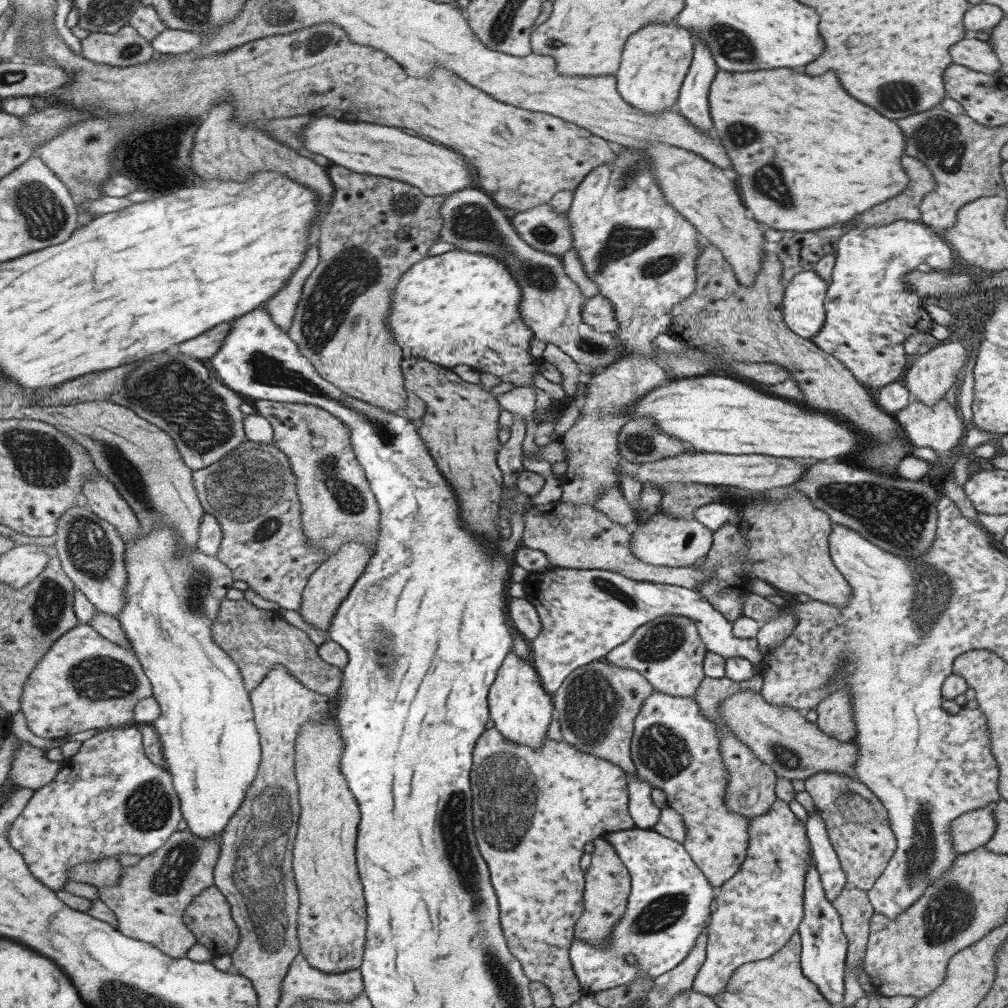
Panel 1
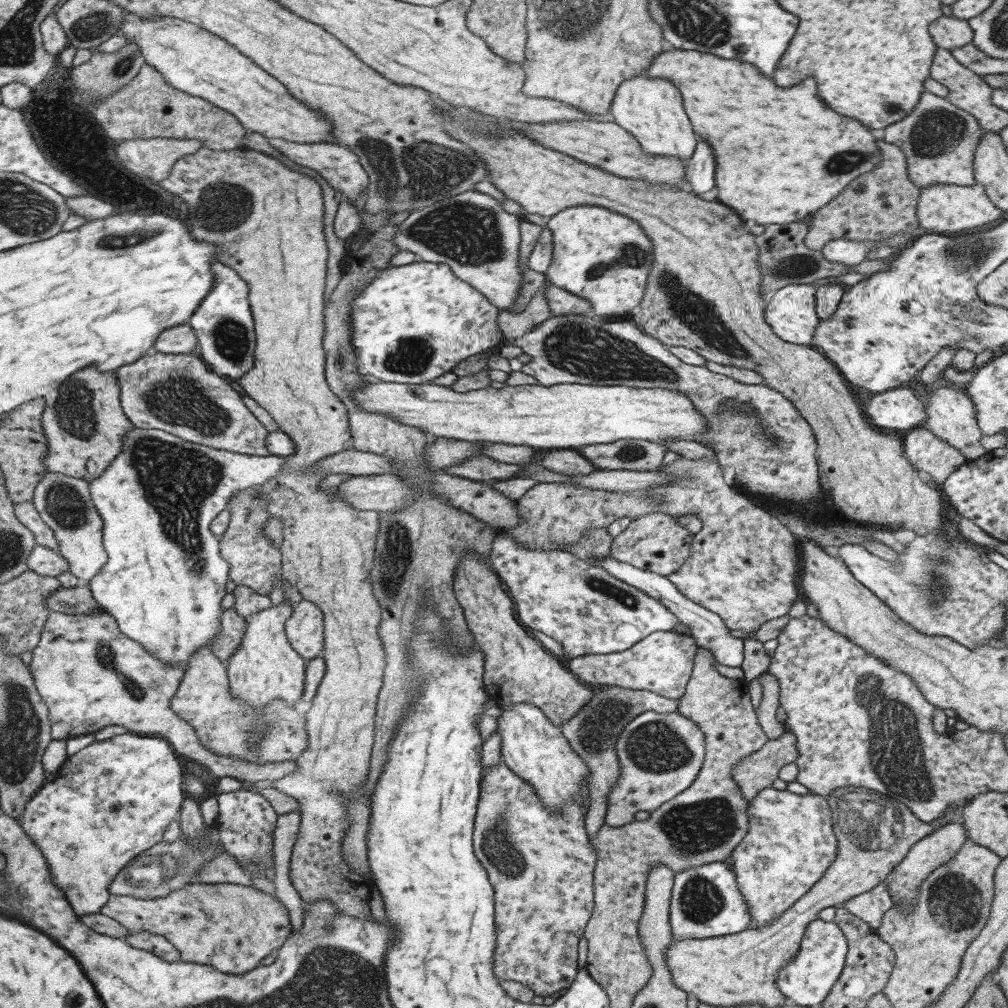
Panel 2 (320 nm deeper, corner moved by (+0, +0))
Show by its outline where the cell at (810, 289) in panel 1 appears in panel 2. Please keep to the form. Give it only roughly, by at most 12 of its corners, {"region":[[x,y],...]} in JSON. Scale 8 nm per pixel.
{"region":[[782,286],[765,300],[775,336],[811,345],[816,287]]}

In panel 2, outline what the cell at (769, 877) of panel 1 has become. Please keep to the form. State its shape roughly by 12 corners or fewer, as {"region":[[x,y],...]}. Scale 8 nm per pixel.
{"region":[[772,787],[732,850],[749,929],[768,925],[836,857],[824,797]]}

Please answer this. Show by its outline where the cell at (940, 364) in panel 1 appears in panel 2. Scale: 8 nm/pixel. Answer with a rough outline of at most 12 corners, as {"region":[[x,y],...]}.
{"region":[[958,385],[928,391],[923,427],[967,461],[986,454]]}

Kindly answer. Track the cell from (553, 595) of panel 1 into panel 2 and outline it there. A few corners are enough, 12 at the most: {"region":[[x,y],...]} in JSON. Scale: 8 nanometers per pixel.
{"region":[[494,534],[518,622],[563,662],[627,650],[677,618],[569,551]]}

